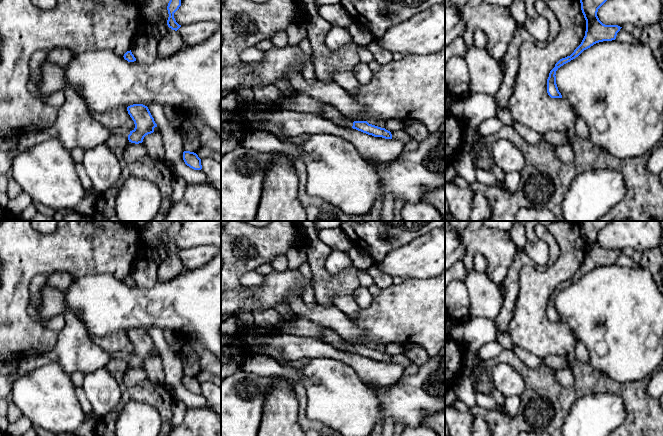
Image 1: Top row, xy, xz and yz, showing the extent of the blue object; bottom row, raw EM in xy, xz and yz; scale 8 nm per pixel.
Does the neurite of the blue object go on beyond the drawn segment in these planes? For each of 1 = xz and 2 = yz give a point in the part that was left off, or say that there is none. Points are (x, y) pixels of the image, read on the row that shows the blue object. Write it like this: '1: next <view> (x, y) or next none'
1: next xz (329, 112)
2: next none

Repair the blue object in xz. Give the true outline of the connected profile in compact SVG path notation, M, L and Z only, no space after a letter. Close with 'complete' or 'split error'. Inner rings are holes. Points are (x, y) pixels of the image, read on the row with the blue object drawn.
M329 104L322 107L322 116L326 119L331 120L337 125L346 123L348 127L351 127L368 135L372 135L374 137L382 137L385 139L392 139L391 132L386 130L385 128L369 124L367 121L352 121L351 119L340 113L335 107Z | split error

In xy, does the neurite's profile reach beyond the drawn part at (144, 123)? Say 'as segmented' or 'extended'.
extended

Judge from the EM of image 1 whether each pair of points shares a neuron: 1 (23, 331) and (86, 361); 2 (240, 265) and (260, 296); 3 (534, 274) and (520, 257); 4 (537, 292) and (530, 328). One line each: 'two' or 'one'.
1: two
2: two
3: two
4: one

